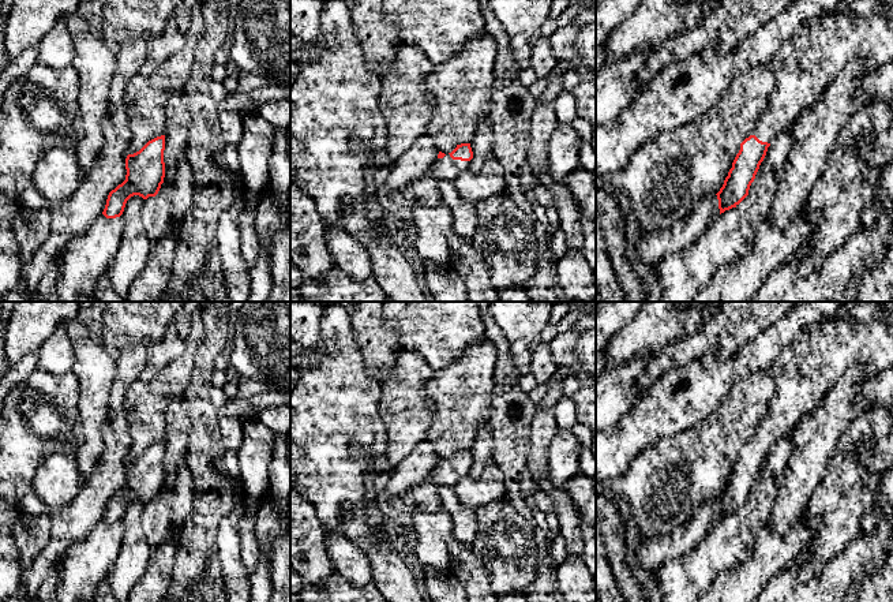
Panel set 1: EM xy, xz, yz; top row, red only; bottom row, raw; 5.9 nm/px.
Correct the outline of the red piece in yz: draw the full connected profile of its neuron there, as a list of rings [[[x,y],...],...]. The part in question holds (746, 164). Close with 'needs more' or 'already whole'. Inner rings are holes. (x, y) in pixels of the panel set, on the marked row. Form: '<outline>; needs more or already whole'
[[[853,0],[851,15],[811,18],[798,27],[772,60],[776,87],[769,105],[758,116],[754,132],[740,143],[732,168],[716,194],[720,214],[736,207],[748,195],[772,141],[822,96],[849,61],[858,59],[864,63],[866,75],[893,60],[893,14],[886,0]]]; needs more

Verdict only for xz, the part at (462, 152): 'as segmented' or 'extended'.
extended

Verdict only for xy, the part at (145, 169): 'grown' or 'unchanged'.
unchanged

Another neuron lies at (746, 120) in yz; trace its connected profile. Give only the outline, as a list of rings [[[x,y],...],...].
[[[769,64],[748,68],[732,81],[716,105],[684,126],[646,142],[630,156],[623,169],[607,177],[607,186],[630,205],[644,236],[687,220],[702,198],[720,191],[740,143],[753,135],[774,87],[776,78]]]

